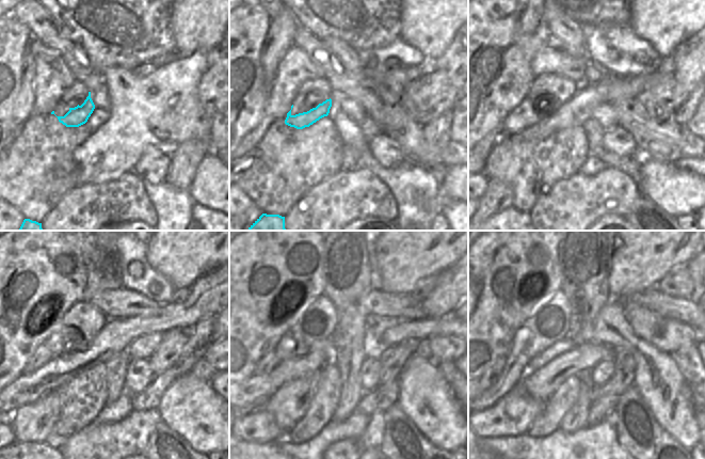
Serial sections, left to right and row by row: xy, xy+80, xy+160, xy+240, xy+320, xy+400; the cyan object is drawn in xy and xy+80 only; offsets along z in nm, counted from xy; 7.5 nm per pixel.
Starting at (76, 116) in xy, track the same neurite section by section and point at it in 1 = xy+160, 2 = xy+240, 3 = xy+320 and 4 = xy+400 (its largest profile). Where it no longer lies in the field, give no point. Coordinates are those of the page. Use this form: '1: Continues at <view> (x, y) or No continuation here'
1: Continues at xy+160 (523, 116)
2: Continues at xy+240 (42, 354)
3: Continues at xy+320 (270, 360)
4: Continues at xy+400 (491, 376)

